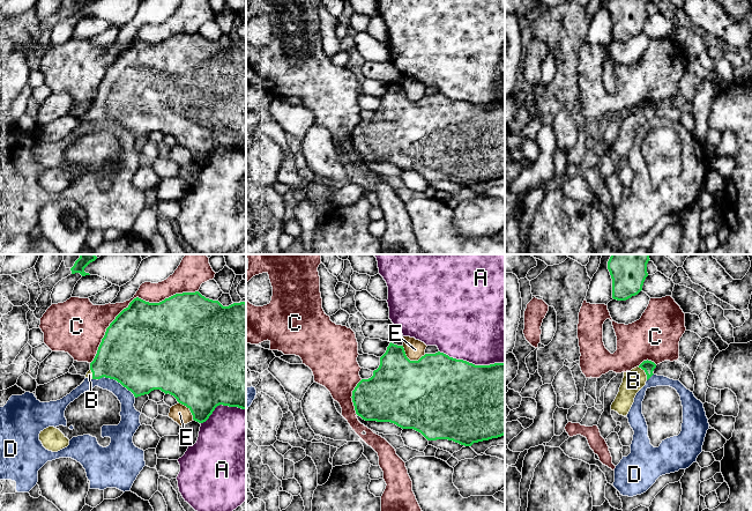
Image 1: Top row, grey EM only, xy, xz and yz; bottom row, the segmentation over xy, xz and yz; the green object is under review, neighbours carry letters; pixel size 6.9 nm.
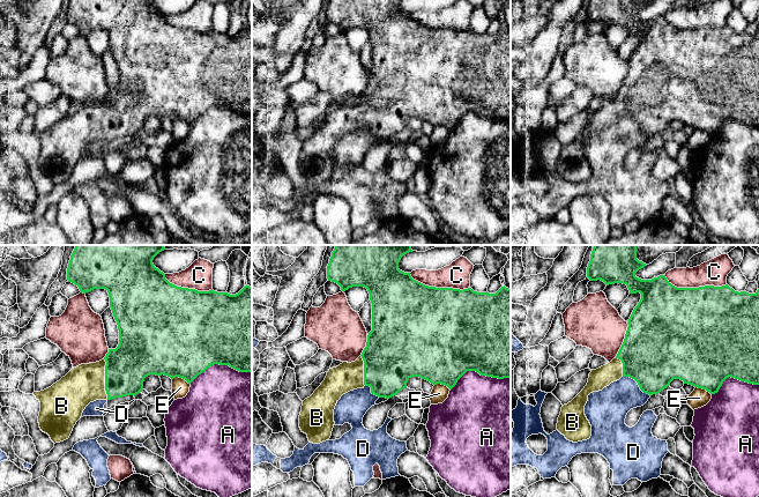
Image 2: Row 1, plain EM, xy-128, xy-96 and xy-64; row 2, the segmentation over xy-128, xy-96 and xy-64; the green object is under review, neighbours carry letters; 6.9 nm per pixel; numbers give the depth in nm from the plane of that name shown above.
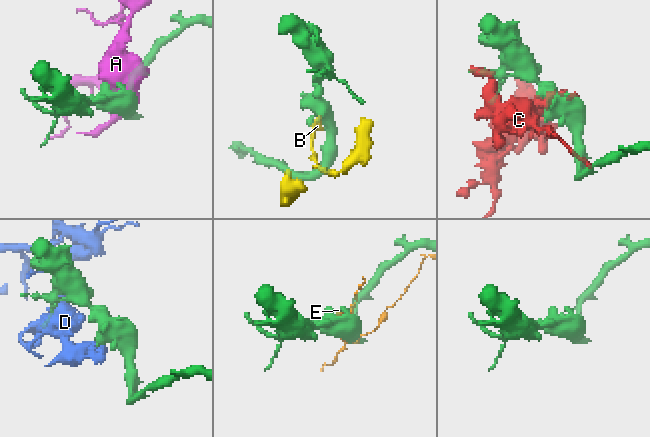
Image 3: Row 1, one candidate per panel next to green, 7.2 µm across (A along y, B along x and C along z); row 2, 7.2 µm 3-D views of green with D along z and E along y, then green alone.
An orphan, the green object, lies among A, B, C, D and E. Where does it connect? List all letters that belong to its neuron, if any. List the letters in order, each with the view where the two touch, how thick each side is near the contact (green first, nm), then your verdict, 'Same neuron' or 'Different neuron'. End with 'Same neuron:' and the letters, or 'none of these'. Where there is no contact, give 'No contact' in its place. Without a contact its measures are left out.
A: Touches green in xz. Thickness 500 nm (green) against 500 nm. Different neuron
B: Touches green in yz. Thickness 80 nm (green) against 150 nm. Same neuron
C: Touches green in xy. Thickness 440 nm (green) against 160 nm. Different neuron
D: Touches green in xy. Thickness 500 nm (green) against 120 nm. Different neuron
E: Touches green in xz. Thickness 480 nm (green) against 140 nm. Different neuron
Same neuron: B

